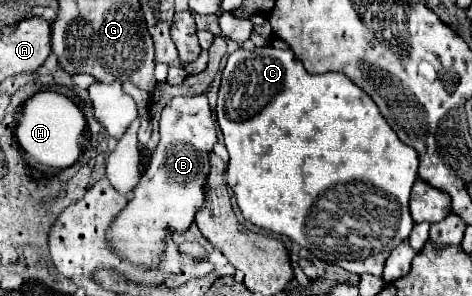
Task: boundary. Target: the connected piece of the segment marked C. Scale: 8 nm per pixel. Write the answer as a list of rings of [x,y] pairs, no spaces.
[[[258,47],[254,51],[246,51],[246,49],[238,49],[234,51],[228,61],[226,67],[222,71],[222,85],[220,85],[220,93],[218,93],[218,107],[216,107],[216,117],[218,117],[218,125],[224,133],[224,143],[230,155],[228,161],[228,169],[226,169],[226,183],[232,187],[238,207],[244,215],[246,221],[250,221],[252,225],[258,225],[262,229],[268,229],[272,233],[280,233],[290,237],[294,243],[298,243],[300,247],[308,249],[312,255],[316,255],[318,259],[326,261],[326,263],[334,263],[340,265],[342,269],[362,275],[362,273],[372,273],[372,275],[382,275],[382,267],[386,257],[390,255],[390,251],[400,245],[404,239],[408,239],[414,221],[410,217],[410,207],[408,207],[408,199],[410,199],[410,189],[416,181],[416,169],[418,169],[418,153],[404,145],[392,131],[392,127],[386,123],[386,119],[382,119],[378,107],[374,105],[374,101],[364,95],[364,91],[360,91],[348,77],[344,77],[342,73],[324,73],[324,75],[310,75],[302,63],[294,57],[294,53],[290,49],[274,49],[274,47]]]

